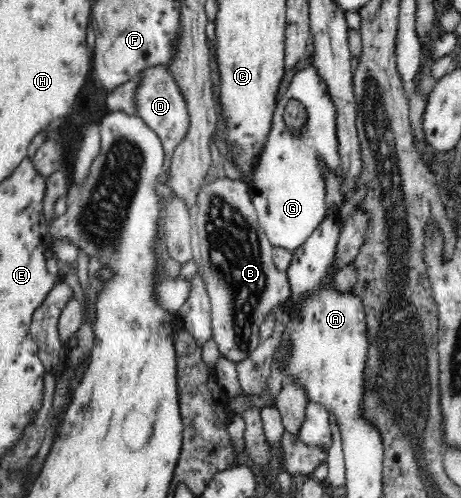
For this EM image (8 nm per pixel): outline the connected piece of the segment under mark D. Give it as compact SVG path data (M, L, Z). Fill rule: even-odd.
M149 65L142 68L137 74L133 100L136 115L142 118L143 122L153 132L157 133L163 144L165 162L163 162L162 173L159 174L158 178L162 177L170 171L172 153L181 142L181 138L186 135L188 129L188 112L183 95L165 65Z

